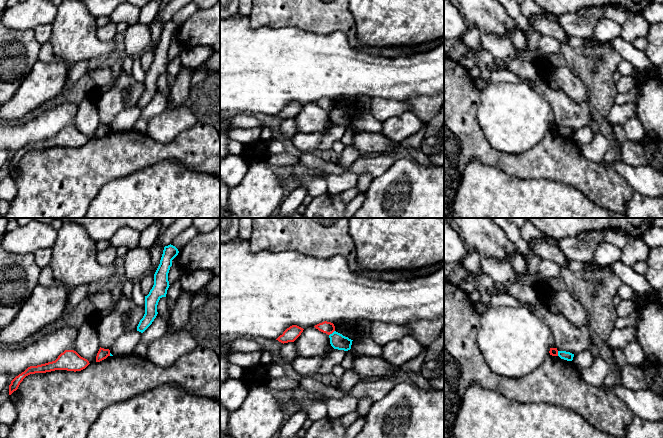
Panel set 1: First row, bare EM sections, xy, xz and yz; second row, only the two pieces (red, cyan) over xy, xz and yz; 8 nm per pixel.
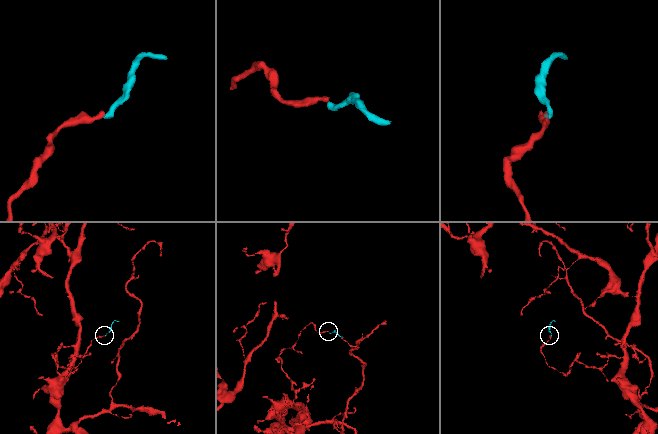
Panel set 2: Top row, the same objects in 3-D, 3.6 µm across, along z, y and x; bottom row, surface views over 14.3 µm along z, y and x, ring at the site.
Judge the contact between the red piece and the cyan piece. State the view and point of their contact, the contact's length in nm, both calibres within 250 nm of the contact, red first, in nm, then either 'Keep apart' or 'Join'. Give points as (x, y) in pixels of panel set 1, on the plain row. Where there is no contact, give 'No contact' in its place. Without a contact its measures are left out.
Touches red at xz (331, 109). Shared border 60 nm. Thickness 100 nm (red) against 120 nm. Keep apart

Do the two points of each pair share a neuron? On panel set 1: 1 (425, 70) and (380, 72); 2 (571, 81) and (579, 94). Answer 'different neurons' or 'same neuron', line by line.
1: same neuron
2: same neuron

